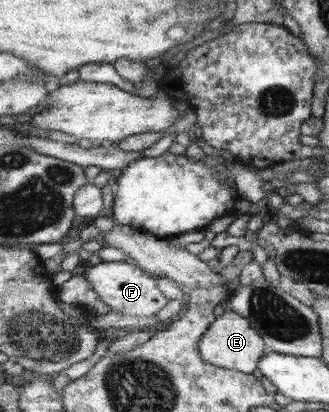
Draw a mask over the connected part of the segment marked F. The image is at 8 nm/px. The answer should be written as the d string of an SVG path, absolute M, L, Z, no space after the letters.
M101 261L91 267L86 267L84 275L92 284L94 291L103 302L109 305L113 312L125 313L135 317L155 317L169 304L169 298L159 290L158 277L150 275L135 262Z

